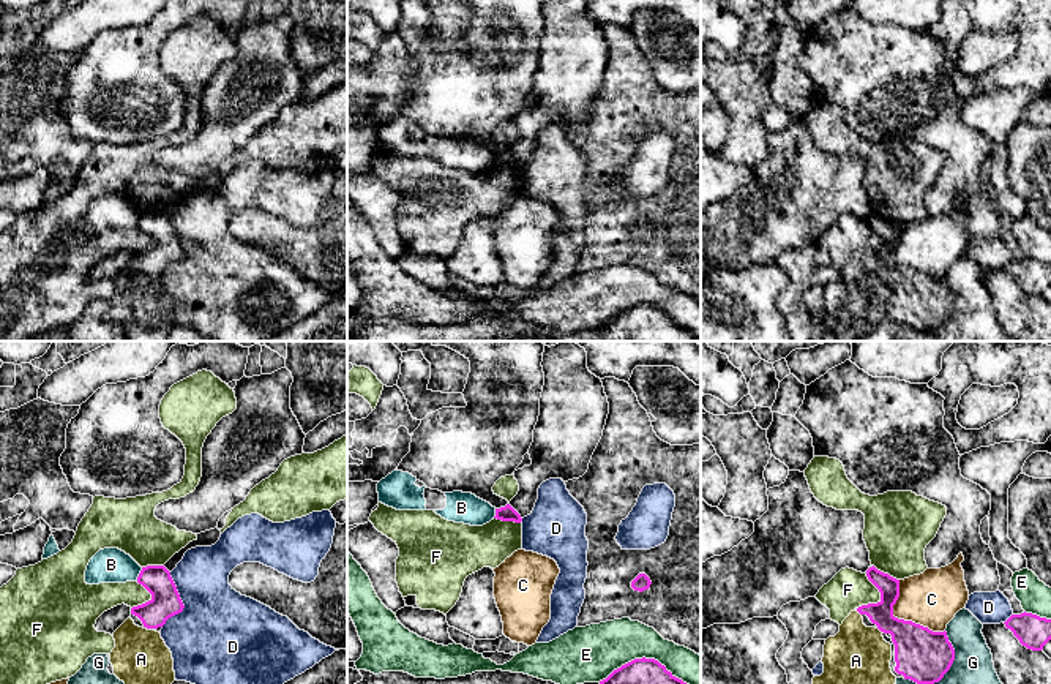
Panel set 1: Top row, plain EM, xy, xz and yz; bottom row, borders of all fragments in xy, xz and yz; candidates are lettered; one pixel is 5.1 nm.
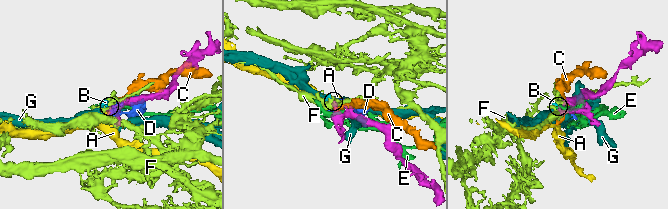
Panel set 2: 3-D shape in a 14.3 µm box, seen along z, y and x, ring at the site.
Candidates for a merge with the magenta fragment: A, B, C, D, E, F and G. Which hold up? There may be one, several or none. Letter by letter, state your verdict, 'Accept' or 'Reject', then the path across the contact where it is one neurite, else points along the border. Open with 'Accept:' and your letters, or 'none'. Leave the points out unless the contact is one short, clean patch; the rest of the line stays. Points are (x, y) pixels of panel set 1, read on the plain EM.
Accept: A
A: Accept
B: Reject. Boundary: xy (142, 214), (136, 226)
C: Reject
D: Reject
E: Reject
F: Reject
G: Reject

